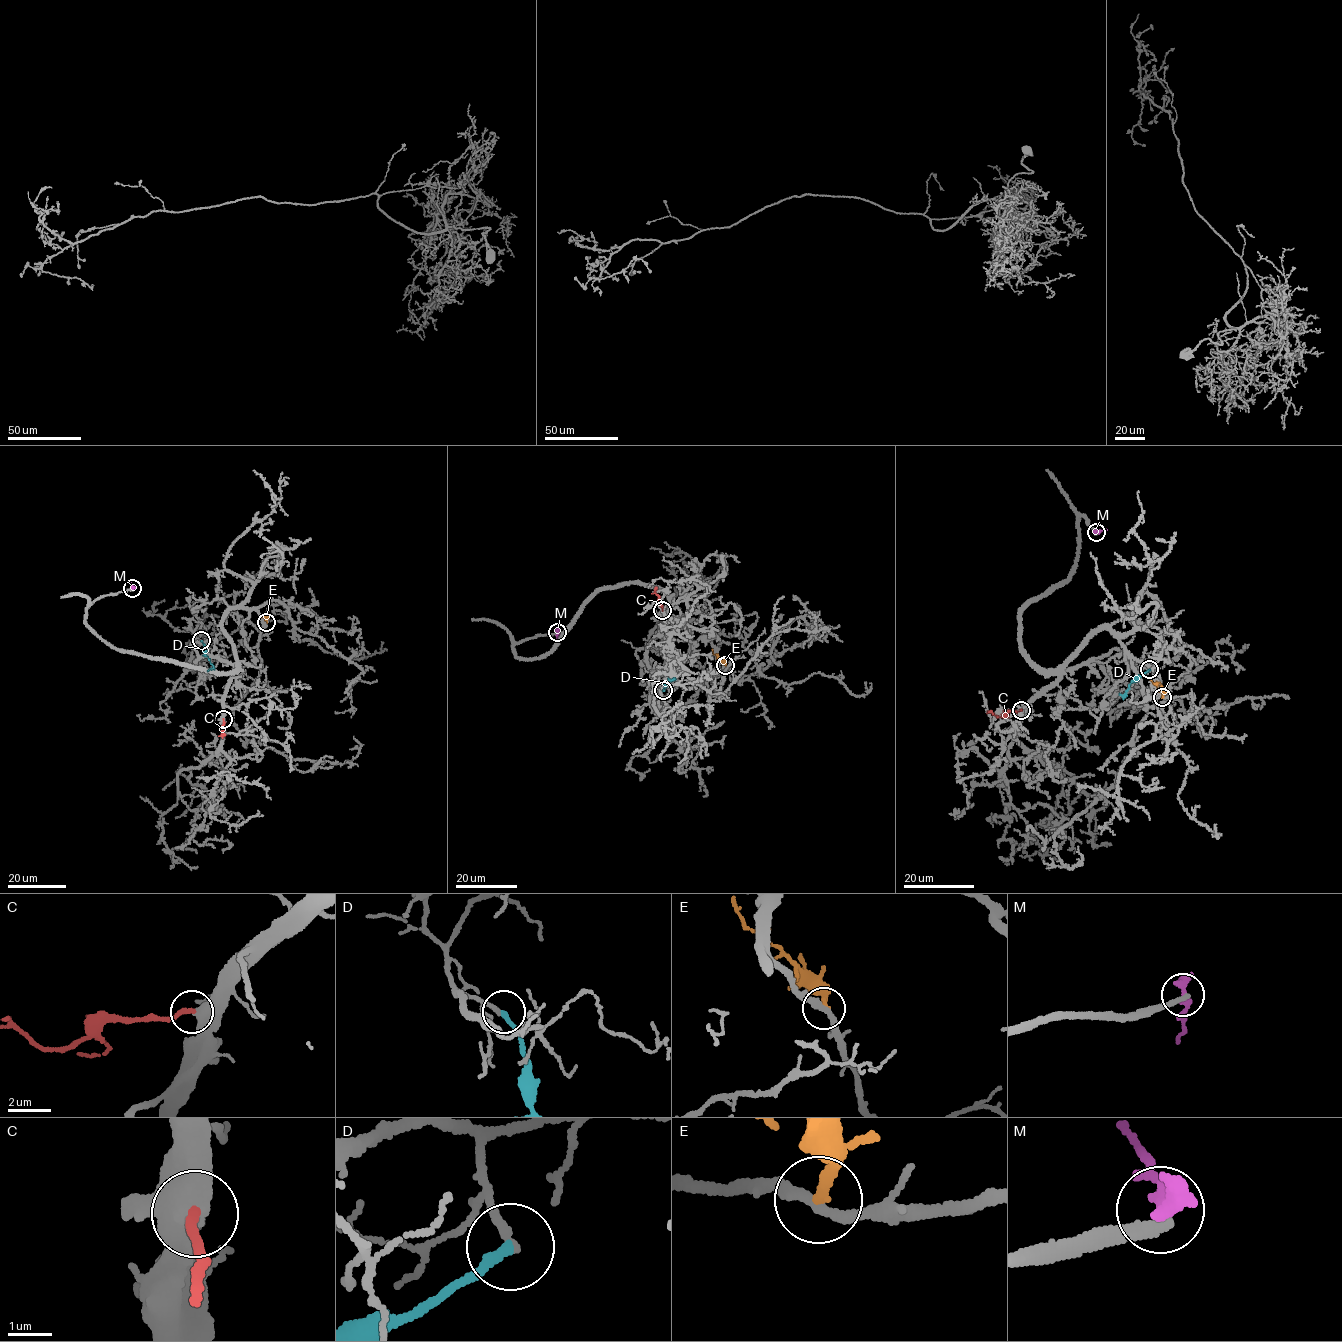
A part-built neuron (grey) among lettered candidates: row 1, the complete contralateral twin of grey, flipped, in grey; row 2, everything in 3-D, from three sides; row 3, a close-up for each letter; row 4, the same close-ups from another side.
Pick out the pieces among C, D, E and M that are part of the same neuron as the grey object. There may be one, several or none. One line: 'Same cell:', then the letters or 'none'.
Same cell: none

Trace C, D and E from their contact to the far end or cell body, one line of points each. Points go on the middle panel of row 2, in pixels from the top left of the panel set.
C: (662, 610), (655, 588)
D: (663, 690), (665, 681), (674, 679), (667, 678)
E: (725, 665), (712, 649)

